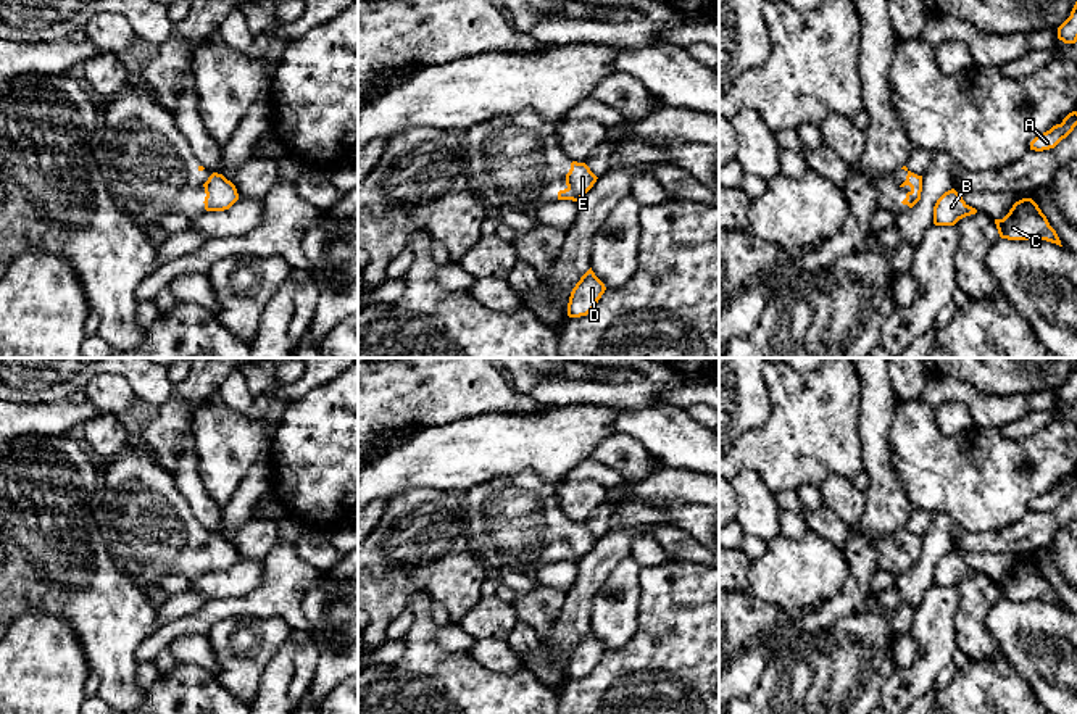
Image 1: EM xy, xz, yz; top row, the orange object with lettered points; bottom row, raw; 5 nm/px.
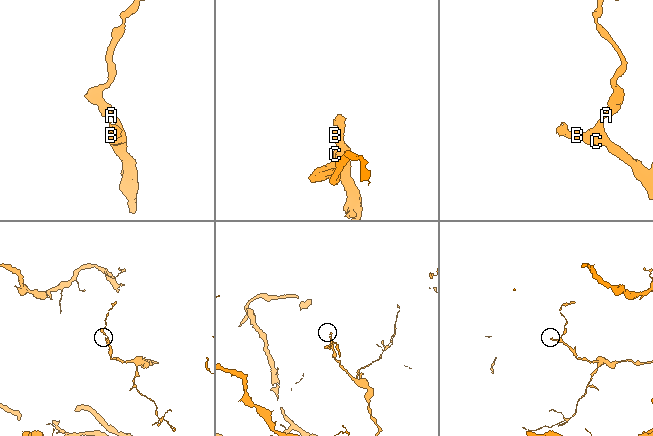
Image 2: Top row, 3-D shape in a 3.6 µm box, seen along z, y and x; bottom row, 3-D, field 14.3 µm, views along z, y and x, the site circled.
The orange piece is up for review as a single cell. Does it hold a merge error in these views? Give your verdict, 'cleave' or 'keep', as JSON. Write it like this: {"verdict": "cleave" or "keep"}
{"verdict": "keep"}

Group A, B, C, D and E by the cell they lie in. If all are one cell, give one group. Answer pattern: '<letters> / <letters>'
A B C D E

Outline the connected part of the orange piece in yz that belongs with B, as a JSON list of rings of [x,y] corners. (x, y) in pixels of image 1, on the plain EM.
[[[954,551],[945,553],[934,567],[935,587],[954,587],[959,580],[975,575],[977,571],[969,567]]]

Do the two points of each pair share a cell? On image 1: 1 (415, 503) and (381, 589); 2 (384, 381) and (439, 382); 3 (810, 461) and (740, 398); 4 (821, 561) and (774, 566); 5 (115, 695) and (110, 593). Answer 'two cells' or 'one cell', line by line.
1: one cell
2: one cell
3: two cells
4: one cell
5: one cell

